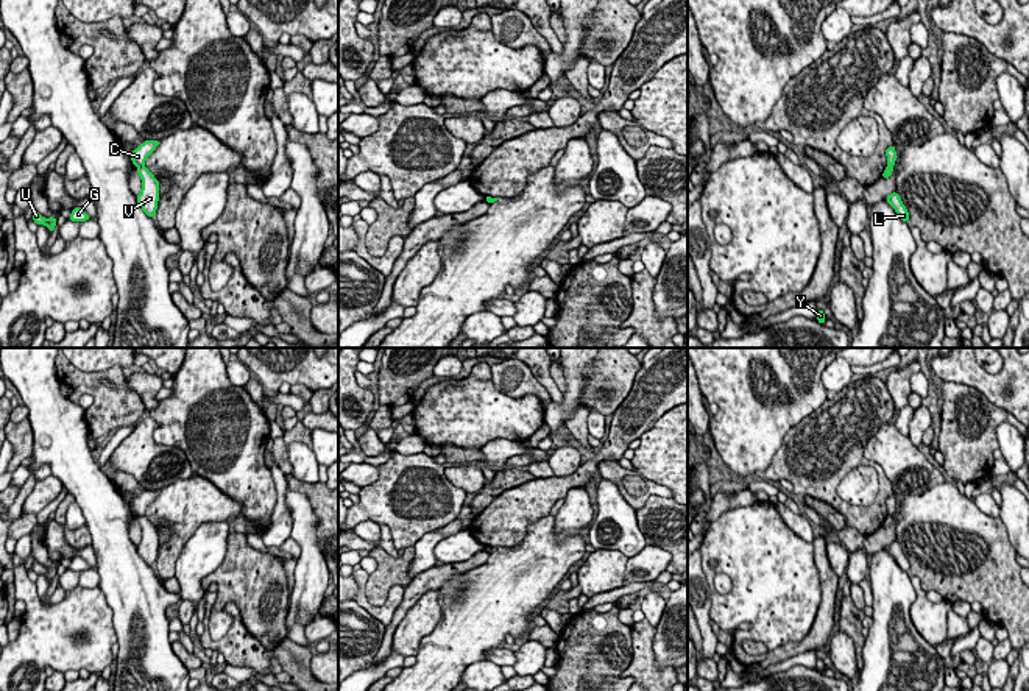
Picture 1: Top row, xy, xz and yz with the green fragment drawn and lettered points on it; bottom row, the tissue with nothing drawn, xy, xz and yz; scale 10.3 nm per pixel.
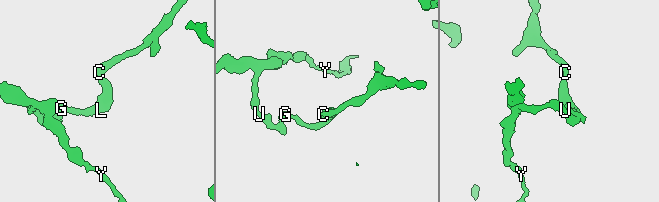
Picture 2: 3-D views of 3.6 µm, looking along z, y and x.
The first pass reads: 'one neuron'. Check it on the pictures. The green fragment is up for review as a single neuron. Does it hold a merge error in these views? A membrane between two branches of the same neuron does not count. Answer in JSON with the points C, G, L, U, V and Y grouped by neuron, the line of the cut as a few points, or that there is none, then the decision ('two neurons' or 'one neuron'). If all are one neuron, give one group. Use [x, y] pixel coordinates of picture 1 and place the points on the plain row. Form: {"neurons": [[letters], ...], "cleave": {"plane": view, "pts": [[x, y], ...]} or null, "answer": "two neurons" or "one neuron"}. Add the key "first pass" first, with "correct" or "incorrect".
{"first pass": "incorrect", "neurons": [["C"], ["G", "L", "U", "V", "Y"]], "cleave": {"plane": "xy", "pts": [[137, 515], [142, 517]]}, "answer": "two neurons"}

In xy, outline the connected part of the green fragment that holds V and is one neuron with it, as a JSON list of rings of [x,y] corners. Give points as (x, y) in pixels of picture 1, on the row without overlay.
[[[137,516],[137,523],[142,529],[142,540],[137,544],[137,552],[148,566],[154,568],[159,551],[159,530],[153,526],[151,519],[145,516]]]

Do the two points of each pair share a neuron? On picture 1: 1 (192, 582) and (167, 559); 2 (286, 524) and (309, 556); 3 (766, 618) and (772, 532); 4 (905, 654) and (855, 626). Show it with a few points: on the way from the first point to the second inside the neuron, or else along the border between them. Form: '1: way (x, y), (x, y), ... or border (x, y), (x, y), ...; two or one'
1: border (194, 534), (181, 549), (173, 576); two
2: border (284, 495), (284, 503), (292, 518), (290, 535); two
3: way (770, 596), (770, 554); one
4: border (866, 638), (861, 655); two

